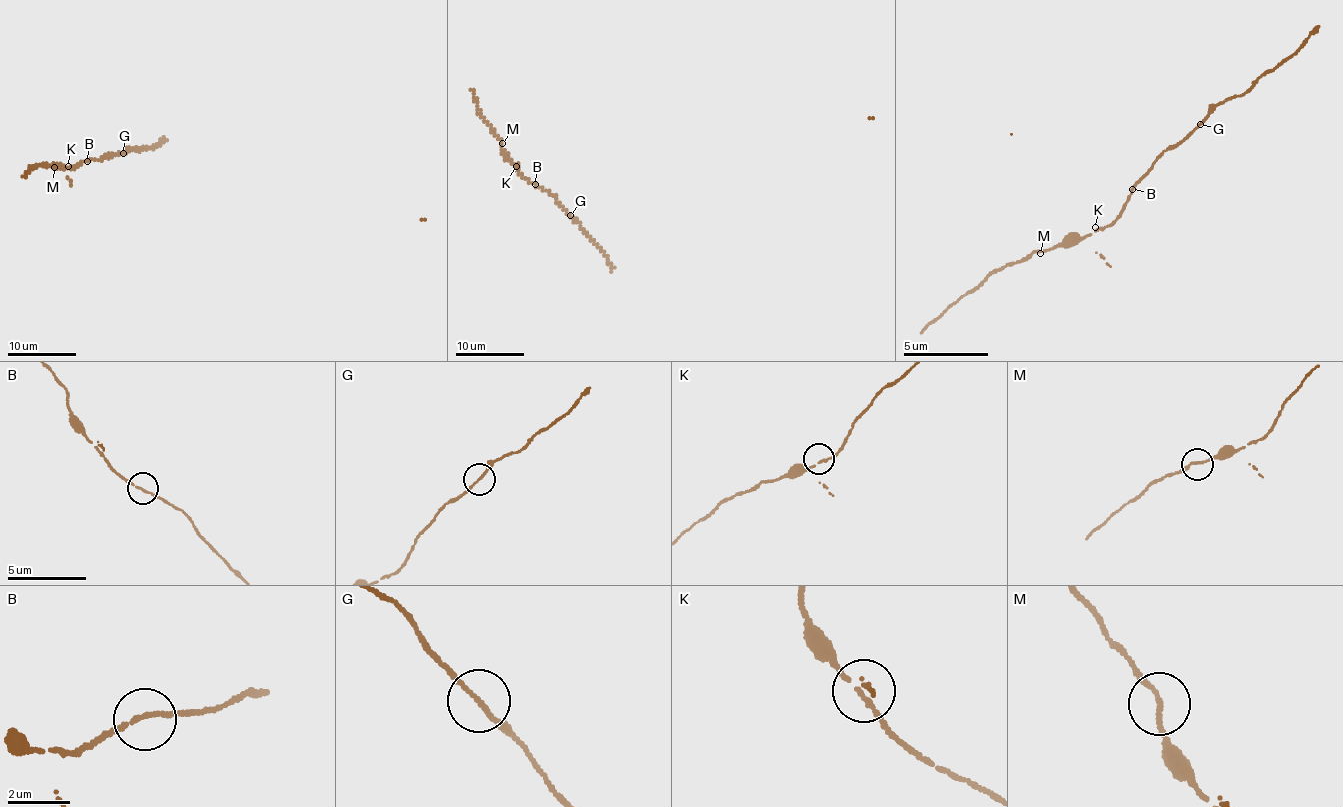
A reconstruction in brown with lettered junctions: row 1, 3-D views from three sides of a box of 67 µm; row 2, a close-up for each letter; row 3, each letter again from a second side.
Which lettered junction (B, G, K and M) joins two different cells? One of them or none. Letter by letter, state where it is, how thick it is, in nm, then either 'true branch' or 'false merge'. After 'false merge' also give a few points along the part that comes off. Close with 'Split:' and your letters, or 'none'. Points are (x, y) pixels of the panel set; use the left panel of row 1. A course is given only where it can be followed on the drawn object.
B: (87, 161) | 130 nm | true branch
G: (123, 153) | 140 nm | true branch
K: (68, 166) | 120 nm | true branch
M: (54, 167) | 140 nm | true branch
Split: none

